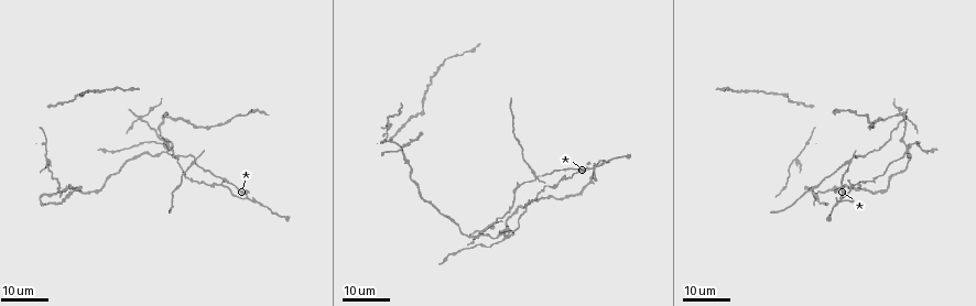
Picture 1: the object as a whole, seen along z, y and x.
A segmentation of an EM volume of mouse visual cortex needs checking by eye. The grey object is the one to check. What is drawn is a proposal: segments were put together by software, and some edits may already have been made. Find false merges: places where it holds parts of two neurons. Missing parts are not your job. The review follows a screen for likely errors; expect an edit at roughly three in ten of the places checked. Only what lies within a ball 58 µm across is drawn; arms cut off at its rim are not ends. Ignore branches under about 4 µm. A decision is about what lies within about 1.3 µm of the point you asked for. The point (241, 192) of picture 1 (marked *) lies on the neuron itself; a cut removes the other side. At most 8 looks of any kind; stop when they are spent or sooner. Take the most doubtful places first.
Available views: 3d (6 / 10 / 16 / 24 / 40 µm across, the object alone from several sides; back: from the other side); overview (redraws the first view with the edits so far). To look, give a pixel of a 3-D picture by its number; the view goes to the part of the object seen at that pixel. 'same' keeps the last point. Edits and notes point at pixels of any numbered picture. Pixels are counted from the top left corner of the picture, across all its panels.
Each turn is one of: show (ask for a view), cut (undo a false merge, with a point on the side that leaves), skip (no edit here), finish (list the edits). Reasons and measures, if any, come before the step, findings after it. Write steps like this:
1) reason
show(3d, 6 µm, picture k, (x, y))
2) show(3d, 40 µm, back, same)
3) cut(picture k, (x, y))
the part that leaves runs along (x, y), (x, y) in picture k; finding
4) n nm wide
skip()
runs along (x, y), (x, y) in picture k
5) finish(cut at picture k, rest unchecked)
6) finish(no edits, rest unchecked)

looks like a crossing
show(3d, 24 µm, picture 1, (537, 179))

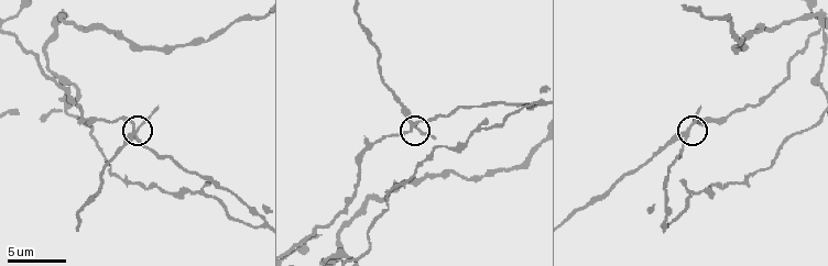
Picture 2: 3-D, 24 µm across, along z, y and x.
show(3d, 6 µm, picture 2, (685, 133))

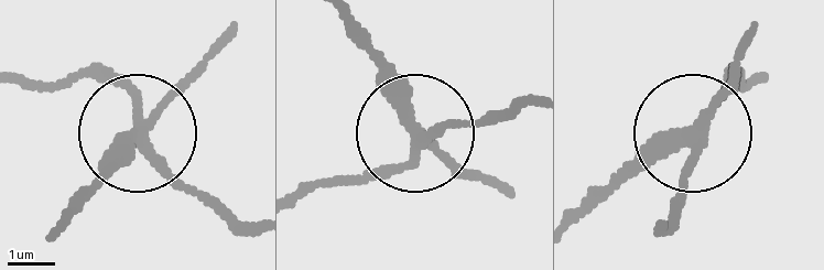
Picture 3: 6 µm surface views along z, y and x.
260 nm wide
cut(picture 3, (105, 163))
the part that leaves runs along (138, 137), (78, 207) in picture 3; a second neuron is stuck on

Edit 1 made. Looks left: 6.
show(overview)

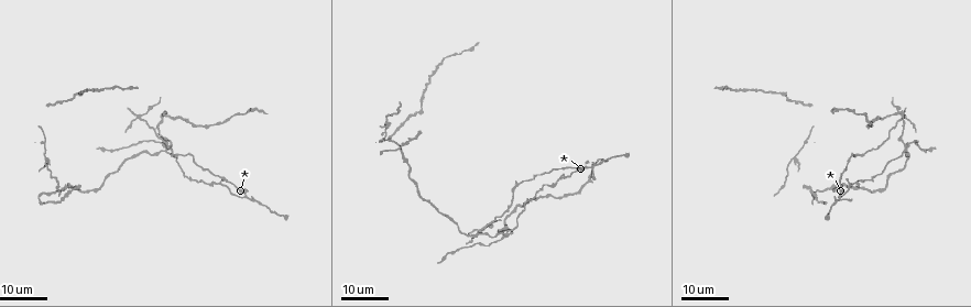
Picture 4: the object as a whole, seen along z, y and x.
looks like a crossing
show(3d, 24 µm, picture 4, (140, 114))

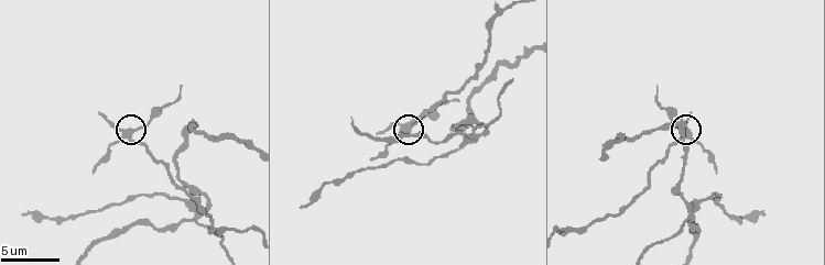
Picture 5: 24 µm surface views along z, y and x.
zoom in
show(3d, 6 µm, picture 5, (408, 127))

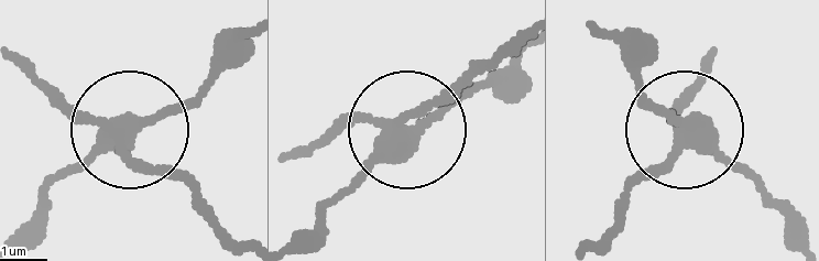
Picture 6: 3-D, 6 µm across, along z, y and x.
300 nm wide
cut(picture 6, (87, 165))
the part that leaves runs along (123, 127), (190, 99), (249, 32) in picture 6; two neurons meet here

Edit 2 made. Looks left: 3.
see it whole again
show(overview)

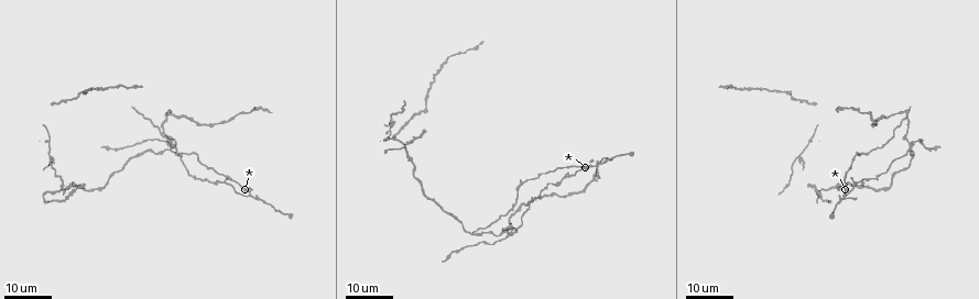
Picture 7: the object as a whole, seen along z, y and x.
side arm on a straight run
show(3d, 24 µm, picture 7, (593, 166))

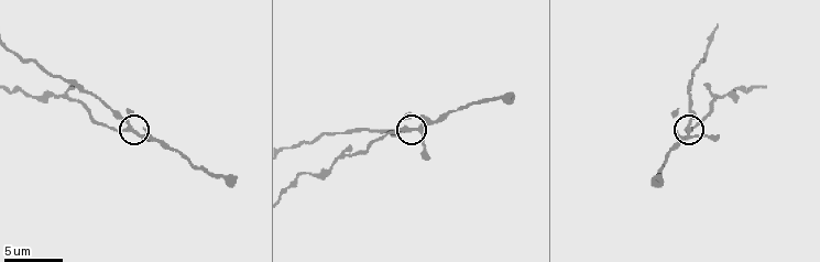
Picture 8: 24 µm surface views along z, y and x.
show(3d, 6 µm, picture 8, (408, 127))

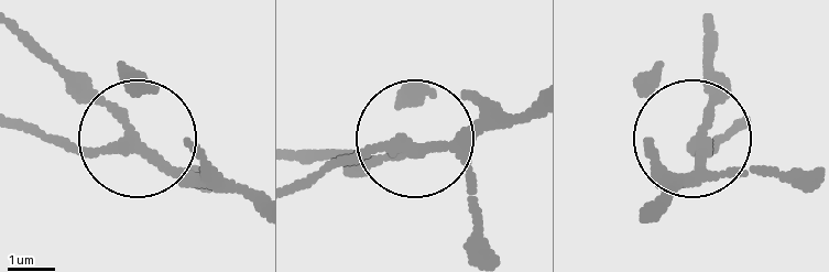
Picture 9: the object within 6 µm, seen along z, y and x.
210 nm wide
skip()
one neuron here

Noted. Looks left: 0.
finish(cut at picture 3, cut at picture 6, rest unchecked)

